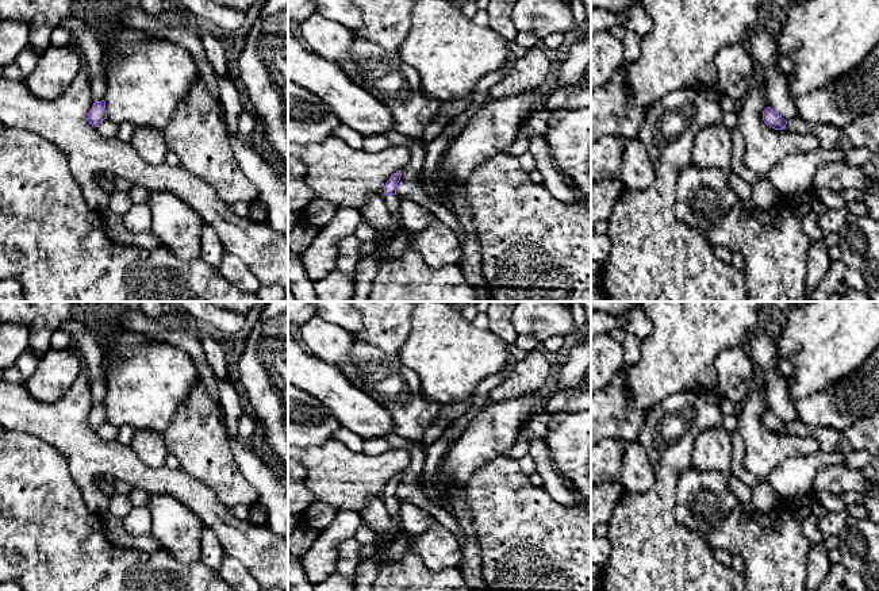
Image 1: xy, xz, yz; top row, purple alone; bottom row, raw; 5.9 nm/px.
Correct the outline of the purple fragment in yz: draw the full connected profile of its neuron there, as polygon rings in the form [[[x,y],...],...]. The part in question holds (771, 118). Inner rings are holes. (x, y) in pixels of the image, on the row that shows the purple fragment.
[[[767,107],[763,111],[763,120],[775,130],[786,128],[790,133],[814,134],[824,149],[838,149],[842,128],[832,124],[810,124],[801,118],[784,120],[776,111]]]

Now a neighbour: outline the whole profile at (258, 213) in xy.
[[[254,202],[249,204],[250,212],[249,219],[258,222],[258,223],[266,223],[268,220],[268,211],[266,207],[260,202]]]

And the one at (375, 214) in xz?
[[[369,195],[368,204],[360,211],[362,220],[375,231],[375,246],[381,243],[379,238],[383,233],[389,233],[391,238],[385,242],[387,254],[381,258],[380,265],[392,258],[398,258],[404,252],[410,234],[406,229],[395,229],[395,218],[388,211],[383,195]]]

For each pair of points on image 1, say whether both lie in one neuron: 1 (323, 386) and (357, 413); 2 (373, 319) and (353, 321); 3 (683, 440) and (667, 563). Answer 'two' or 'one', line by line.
1: one
2: two
3: one

